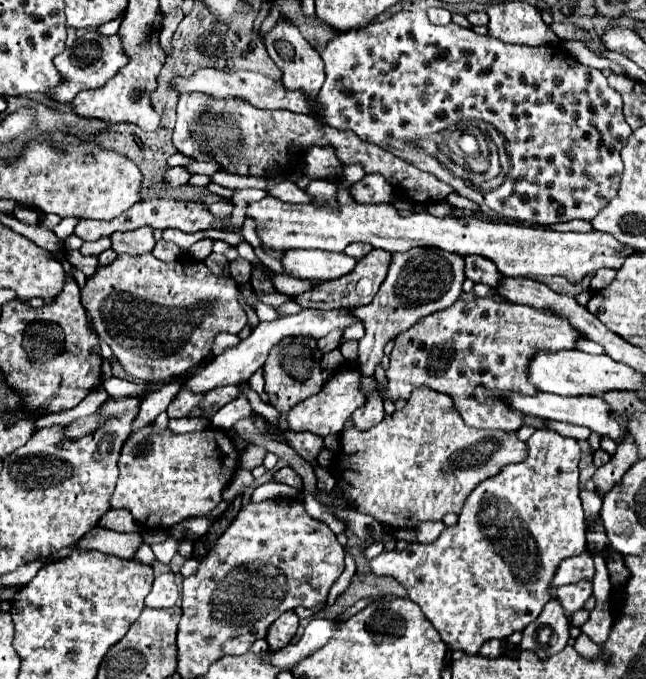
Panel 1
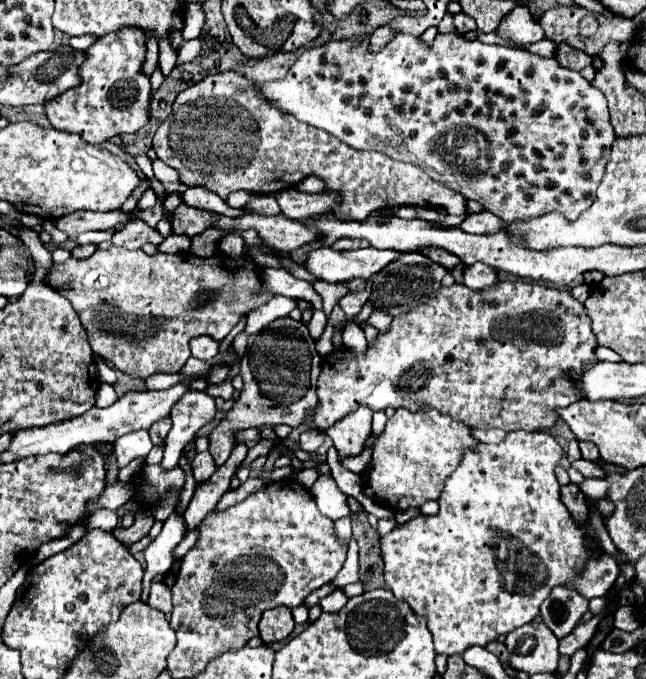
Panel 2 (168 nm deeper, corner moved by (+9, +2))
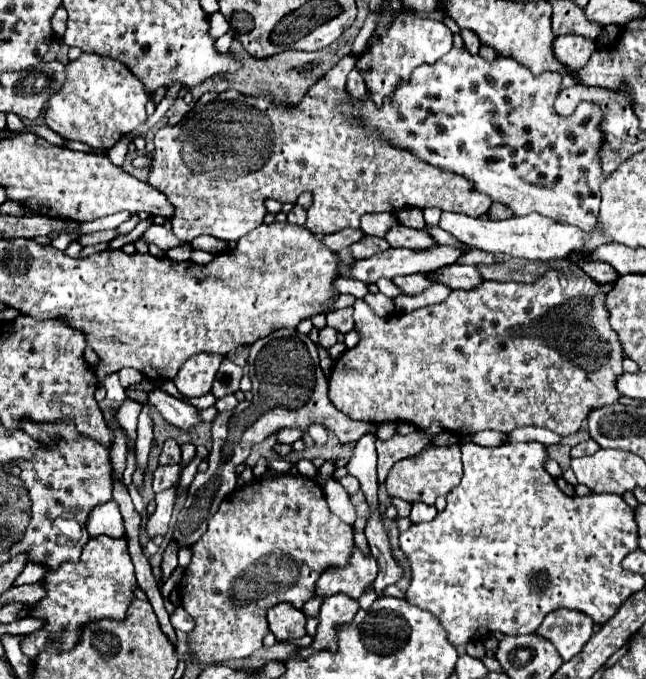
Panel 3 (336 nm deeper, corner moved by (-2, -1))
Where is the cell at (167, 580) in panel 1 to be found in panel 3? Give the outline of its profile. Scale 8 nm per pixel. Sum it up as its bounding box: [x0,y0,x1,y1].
[170,607,194,633]

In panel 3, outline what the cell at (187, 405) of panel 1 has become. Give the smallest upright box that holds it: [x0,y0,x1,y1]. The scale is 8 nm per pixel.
[160,439,182,465]

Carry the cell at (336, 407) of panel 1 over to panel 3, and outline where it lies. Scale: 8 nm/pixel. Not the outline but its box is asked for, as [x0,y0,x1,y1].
[328,271,624,435]

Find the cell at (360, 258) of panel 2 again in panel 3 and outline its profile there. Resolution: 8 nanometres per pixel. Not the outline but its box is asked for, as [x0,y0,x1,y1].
[352,245,464,283]

